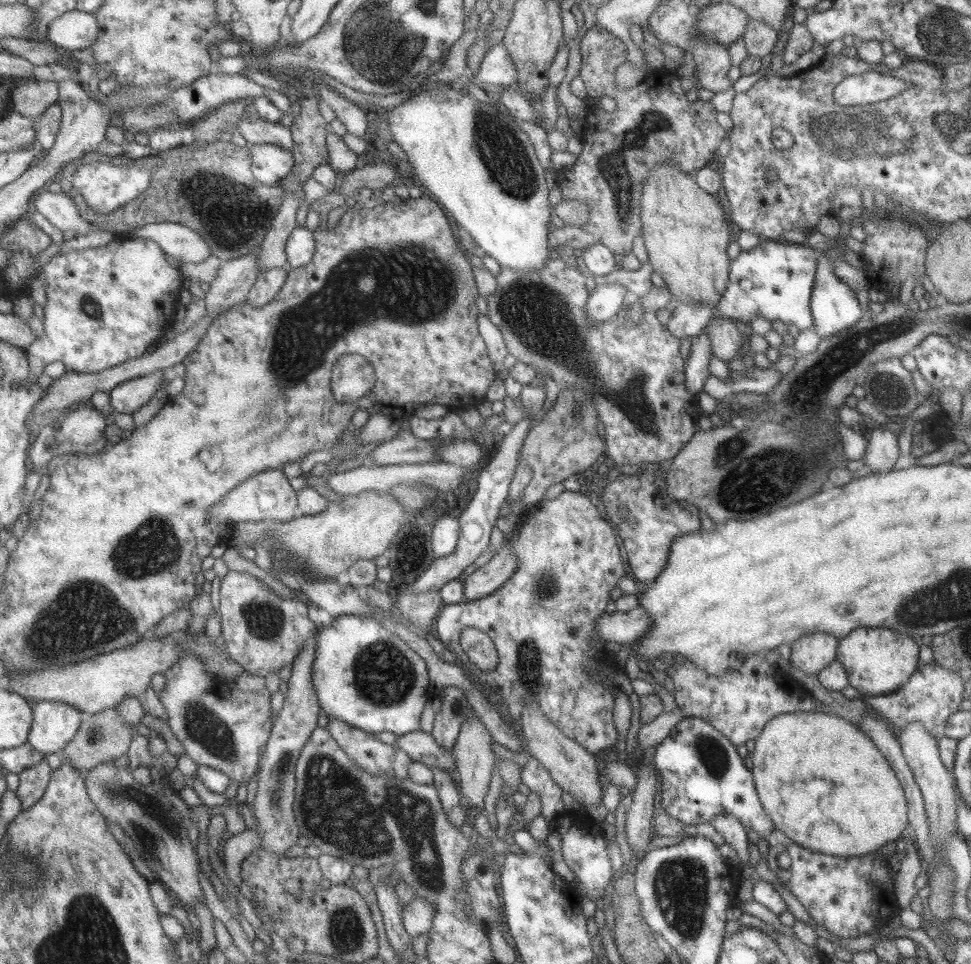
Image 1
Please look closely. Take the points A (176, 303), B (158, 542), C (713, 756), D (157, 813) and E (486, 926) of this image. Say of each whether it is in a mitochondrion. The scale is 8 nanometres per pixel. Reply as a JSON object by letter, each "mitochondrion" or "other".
{"A":"other","B":"mitochondrion","C":"mitochondrion","D":"mitochondrion","E":"other"}

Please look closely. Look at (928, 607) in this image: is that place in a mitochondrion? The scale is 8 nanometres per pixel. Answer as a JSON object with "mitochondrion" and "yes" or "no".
{"mitochondrion":"yes"}

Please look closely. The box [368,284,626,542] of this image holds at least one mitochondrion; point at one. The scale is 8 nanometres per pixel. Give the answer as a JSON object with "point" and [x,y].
{"point":[579,410]}

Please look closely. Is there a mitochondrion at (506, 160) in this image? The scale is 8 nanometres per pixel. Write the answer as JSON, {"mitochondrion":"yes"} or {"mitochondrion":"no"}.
{"mitochondrion":"yes"}

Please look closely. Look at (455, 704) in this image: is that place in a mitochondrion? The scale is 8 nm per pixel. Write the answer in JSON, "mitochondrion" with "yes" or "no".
{"mitochondrion":"yes"}

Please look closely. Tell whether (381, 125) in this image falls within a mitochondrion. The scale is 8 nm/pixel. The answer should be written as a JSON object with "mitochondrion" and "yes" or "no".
{"mitochondrion":"no"}

